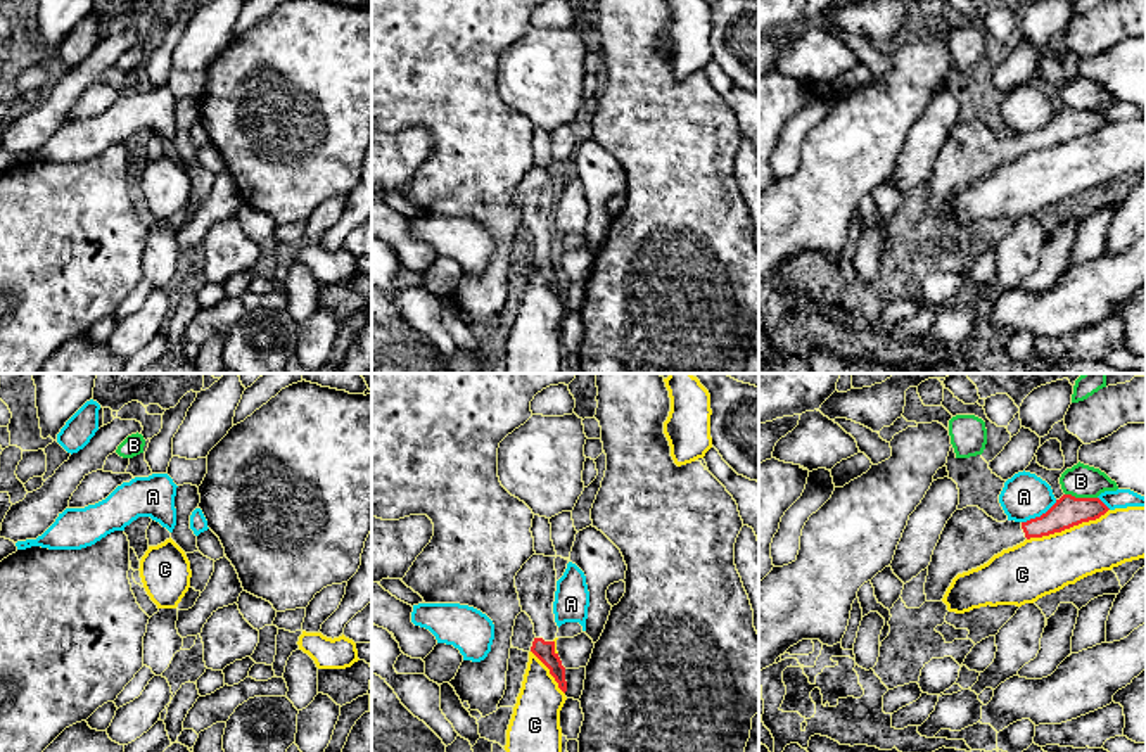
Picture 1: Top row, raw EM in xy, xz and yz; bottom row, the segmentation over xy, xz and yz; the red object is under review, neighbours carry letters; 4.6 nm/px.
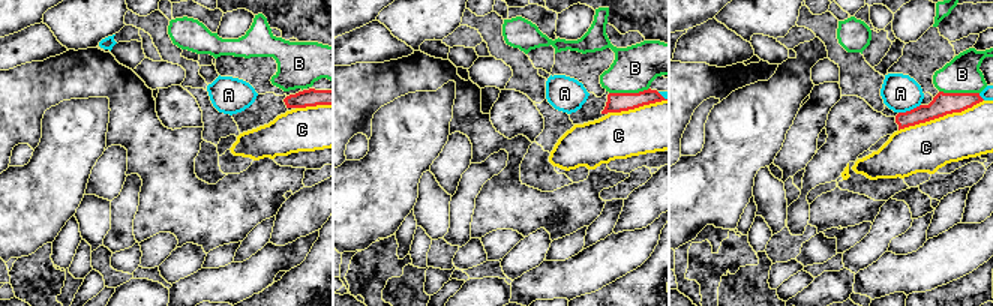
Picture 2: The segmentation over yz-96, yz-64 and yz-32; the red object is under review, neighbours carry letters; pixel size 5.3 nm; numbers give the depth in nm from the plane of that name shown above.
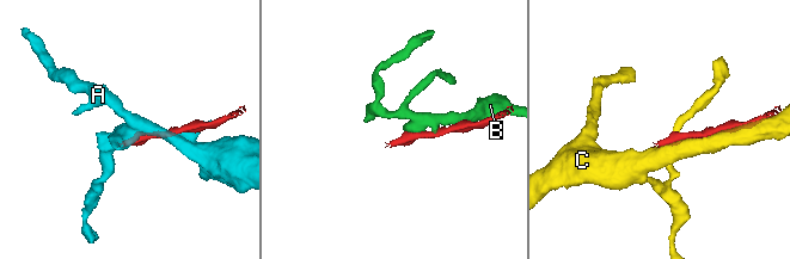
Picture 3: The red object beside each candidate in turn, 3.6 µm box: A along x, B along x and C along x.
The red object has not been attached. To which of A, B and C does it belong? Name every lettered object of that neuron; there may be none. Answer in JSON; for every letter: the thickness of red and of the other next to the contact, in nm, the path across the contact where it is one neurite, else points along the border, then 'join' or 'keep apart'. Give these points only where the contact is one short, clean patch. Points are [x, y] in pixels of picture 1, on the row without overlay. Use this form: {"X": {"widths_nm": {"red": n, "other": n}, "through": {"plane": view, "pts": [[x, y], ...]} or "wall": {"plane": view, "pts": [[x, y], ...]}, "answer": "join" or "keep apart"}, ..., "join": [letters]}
{"A": {"widths_nm": {"red": 140, "other": 220}, "answer": "keep apart"}, "B": {"widths_nm": {"red": 140, "other": 160}, "answer": "keep apart"}, "C": {"widths_nm": {"red": 140, "other": 280}, "answer": "keep apart"}, "join": []}

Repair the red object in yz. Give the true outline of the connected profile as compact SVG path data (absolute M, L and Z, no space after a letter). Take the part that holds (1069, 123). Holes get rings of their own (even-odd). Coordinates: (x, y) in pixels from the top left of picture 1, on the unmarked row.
M1063 107L1046 126L1027 135L997 135L978 119L956 123L947 133L928 178L926 214L942 214L958 187L987 176L1003 163L1030 150L1049 149L1096 133L1108 123L1099 111L1072 107Z

